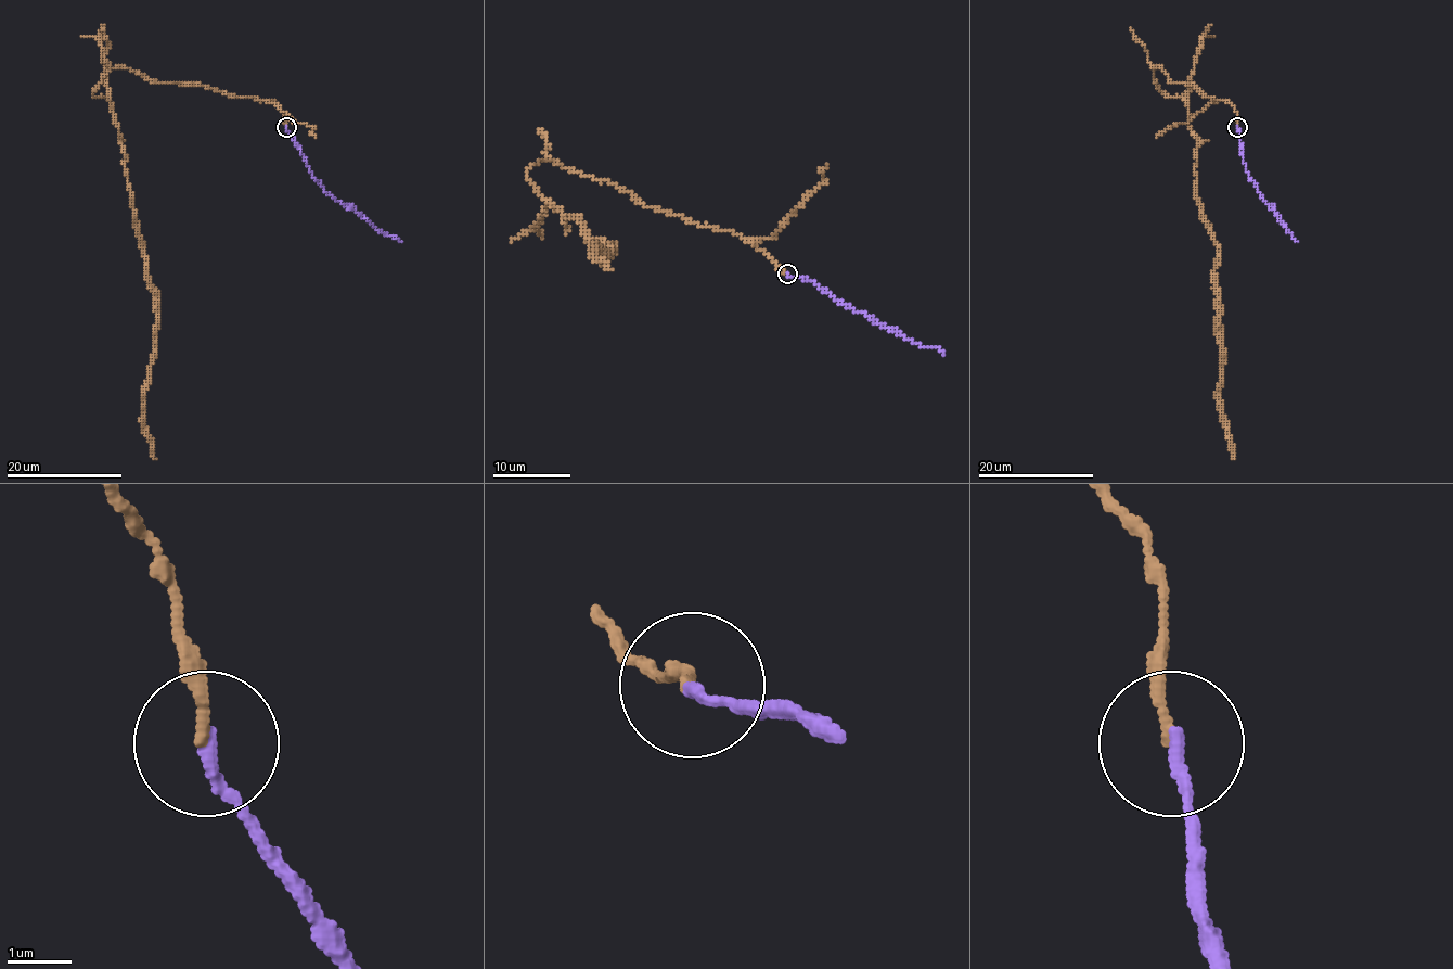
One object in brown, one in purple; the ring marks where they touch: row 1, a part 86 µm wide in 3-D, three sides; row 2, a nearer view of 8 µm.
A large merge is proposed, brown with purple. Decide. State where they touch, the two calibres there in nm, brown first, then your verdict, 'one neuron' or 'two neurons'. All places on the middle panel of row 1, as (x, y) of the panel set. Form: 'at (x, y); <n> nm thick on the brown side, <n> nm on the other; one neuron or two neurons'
at (787, 273); 170 nm thick on the brown side, 220 nm on the other; one neuron

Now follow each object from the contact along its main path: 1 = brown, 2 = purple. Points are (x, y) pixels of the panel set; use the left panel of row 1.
1: (285, 127), (267, 99), (153, 81), (123, 66), (93, 90), (111, 103), (153, 293), (142, 415), (155, 458)
2: (285, 127), (307, 167), (326, 192), (350, 206), (378, 231), (397, 237), (402, 242)

